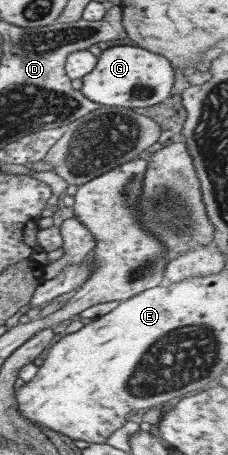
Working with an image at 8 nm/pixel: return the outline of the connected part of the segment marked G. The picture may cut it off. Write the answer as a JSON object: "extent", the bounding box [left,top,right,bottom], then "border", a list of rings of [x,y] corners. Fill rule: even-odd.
{"extent":[80,45,174,108],"border":[[[117,45],[102,50],[94,68],[81,78],[80,92],[90,102],[102,106],[146,108],[168,97],[173,76],[174,70],[164,56],[137,46]]]}

